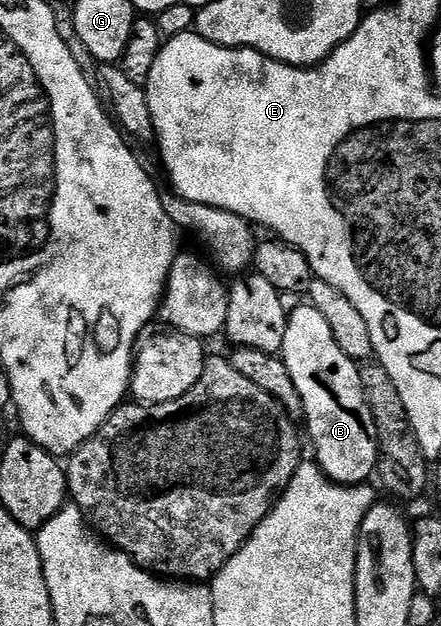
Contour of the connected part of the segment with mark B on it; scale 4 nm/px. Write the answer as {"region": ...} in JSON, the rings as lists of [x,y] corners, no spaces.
{"region":[[[303,303],[288,314],[286,339],[282,356],[286,367],[290,371],[290,379],[294,379],[294,387],[298,387],[298,395],[304,404],[303,420],[308,421],[308,437],[316,448],[314,460],[325,475],[340,485],[363,485],[376,473],[378,463],[379,443],[376,438],[374,419],[371,417],[370,407],[363,397],[362,380],[359,378],[361,366],[349,359],[334,343],[334,334],[326,319],[318,315],[318,311],[311,303]]]}

